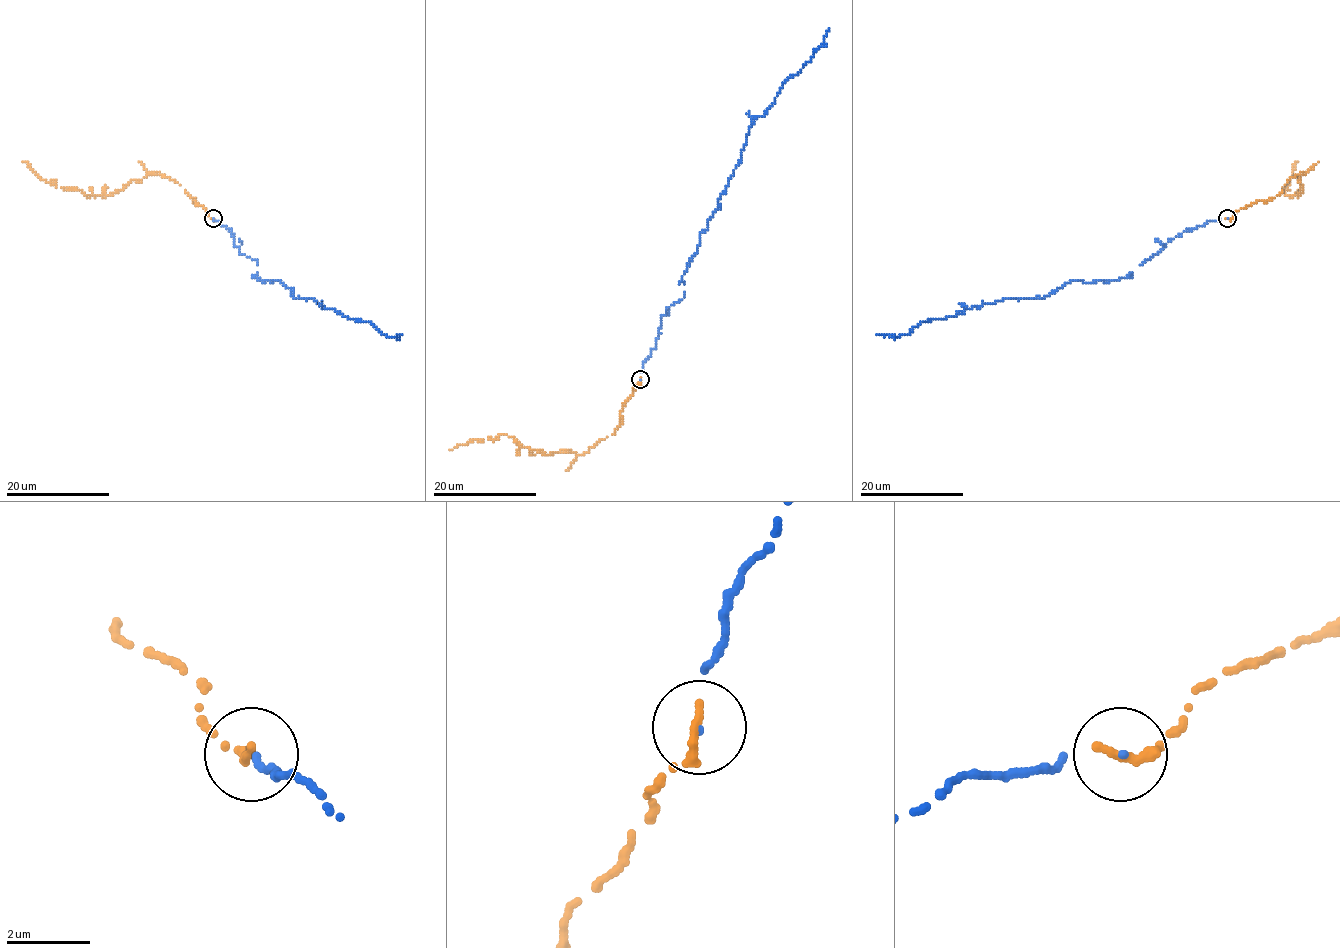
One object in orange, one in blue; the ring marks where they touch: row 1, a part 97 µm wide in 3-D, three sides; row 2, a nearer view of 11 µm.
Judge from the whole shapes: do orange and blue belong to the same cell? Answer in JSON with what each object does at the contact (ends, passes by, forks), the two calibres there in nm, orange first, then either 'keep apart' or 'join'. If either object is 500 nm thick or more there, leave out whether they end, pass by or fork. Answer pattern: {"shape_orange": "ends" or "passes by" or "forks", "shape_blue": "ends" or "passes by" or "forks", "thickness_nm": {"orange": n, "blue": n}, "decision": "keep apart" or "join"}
{"shape_orange": "ends", "shape_blue": "ends", "thickness_nm": {"orange": 260, "blue": 70}, "decision": "join"}

